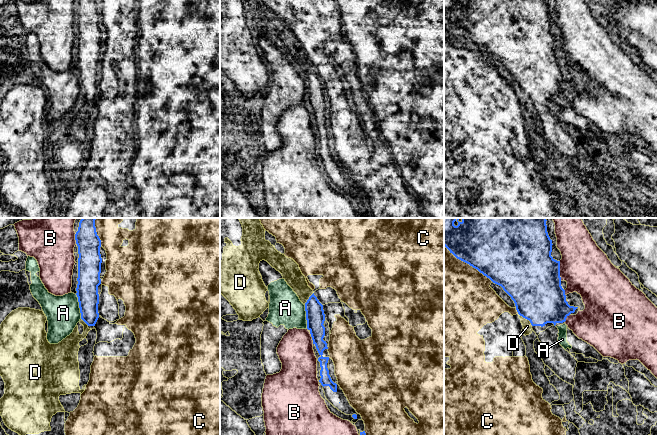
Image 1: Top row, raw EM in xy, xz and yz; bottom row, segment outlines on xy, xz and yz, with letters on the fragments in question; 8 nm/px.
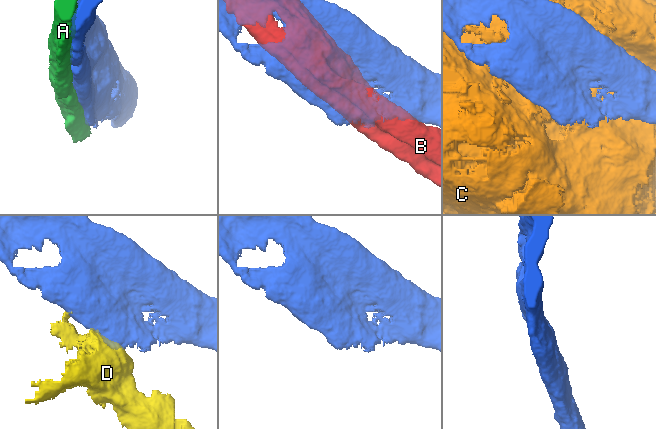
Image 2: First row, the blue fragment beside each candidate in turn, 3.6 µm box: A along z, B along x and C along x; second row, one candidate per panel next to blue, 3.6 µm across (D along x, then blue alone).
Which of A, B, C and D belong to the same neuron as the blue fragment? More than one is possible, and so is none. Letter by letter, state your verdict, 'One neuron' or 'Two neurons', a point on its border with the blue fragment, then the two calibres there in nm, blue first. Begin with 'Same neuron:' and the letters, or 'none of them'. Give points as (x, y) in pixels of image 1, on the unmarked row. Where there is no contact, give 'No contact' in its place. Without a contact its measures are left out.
Same neuron: none of them
A: Two neurons. Touches blue at xy (79, 82). Thickness 180 nm (blue) against 280 nm
B: Two neurons. Touches blue at yz (559, 47). Thickness 460 nm (blue) against 380 nm
C: Two neurons. Touches blue at yz (468, 39). Thickness 440 nm (blue) against 480 nm
D: Two neurons. Touches blue at yz (526, 94). Thickness 400 nm (blue) against 70 nm

